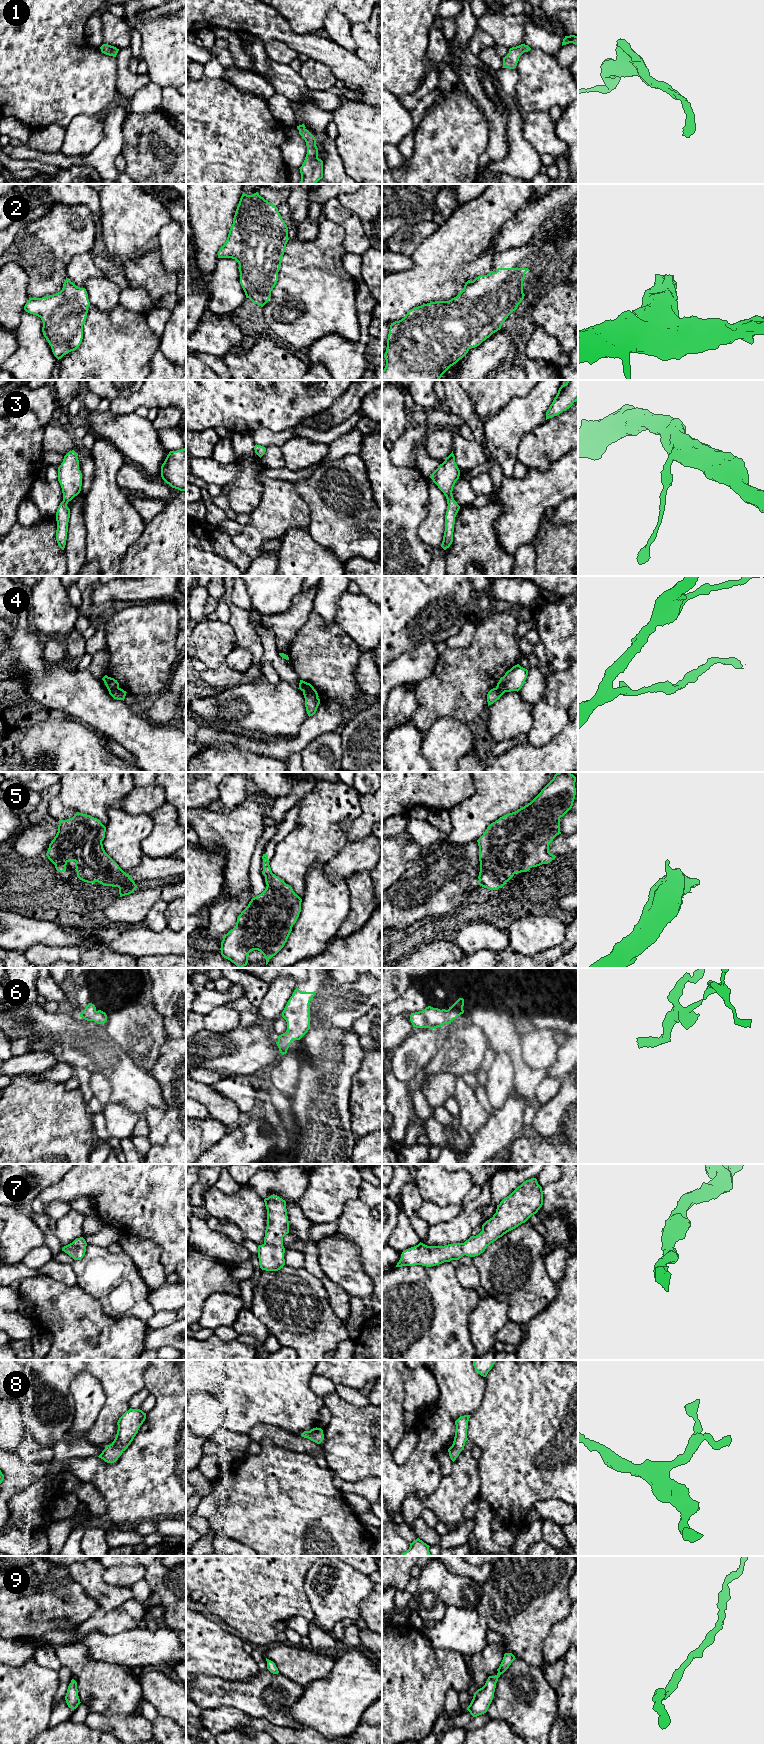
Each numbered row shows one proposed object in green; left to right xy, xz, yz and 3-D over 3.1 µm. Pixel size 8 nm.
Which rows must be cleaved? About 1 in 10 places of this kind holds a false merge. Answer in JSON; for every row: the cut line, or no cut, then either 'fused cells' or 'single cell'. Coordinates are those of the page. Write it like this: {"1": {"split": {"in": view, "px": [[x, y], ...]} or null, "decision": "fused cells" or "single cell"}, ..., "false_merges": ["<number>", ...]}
{"1": {"split": null, "decision": "single cell"}, "2": {"split": null, "decision": "single cell"}, "3": {"split": null, "decision": "single cell"}, "4": {"split": {"in": "xz", "px": [[303, 690], [313, 692], [317, 698]]}, "decision": "fused cells"}, "5": {"split": null, "decision": "single cell"}, "6": {"split": null, "decision": "single cell"}, "7": {"split": null, "decision": "single cell"}, "8": {"split": null, "decision": "single cell"}, "9": {"split": null, "decision": "single cell"}, "false_merges": ["4"]}

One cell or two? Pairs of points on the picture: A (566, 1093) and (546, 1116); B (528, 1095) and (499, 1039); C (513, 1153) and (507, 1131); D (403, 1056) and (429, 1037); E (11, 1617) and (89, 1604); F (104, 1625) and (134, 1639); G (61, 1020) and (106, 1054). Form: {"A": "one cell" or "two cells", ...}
{"A": "one cell", "B": "one cell", "C": "two cells", "D": "one cell", "E": "one cell", "F": "two cells", "G": "one cell"}

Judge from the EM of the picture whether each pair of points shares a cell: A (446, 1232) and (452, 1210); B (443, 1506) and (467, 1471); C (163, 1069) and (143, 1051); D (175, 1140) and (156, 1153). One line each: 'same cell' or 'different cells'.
A: different cells
B: same cell
C: different cells
D: same cell

